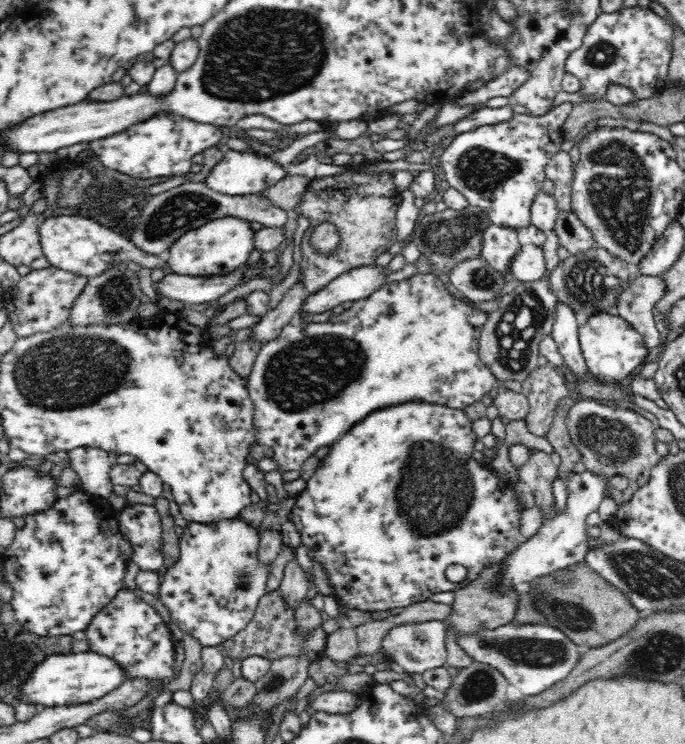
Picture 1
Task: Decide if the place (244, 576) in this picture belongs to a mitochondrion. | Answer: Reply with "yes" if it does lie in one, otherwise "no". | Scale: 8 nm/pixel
yes

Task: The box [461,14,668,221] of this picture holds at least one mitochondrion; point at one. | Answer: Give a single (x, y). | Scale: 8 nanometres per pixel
(601, 54)

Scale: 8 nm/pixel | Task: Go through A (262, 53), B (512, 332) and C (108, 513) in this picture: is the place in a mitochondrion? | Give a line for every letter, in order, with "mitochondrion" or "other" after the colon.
A: mitochondrion
B: mitochondrion
C: other

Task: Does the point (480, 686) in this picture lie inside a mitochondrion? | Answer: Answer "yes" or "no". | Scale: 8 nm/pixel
yes

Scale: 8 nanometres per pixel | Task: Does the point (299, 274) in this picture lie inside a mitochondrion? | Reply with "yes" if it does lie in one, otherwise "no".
no

